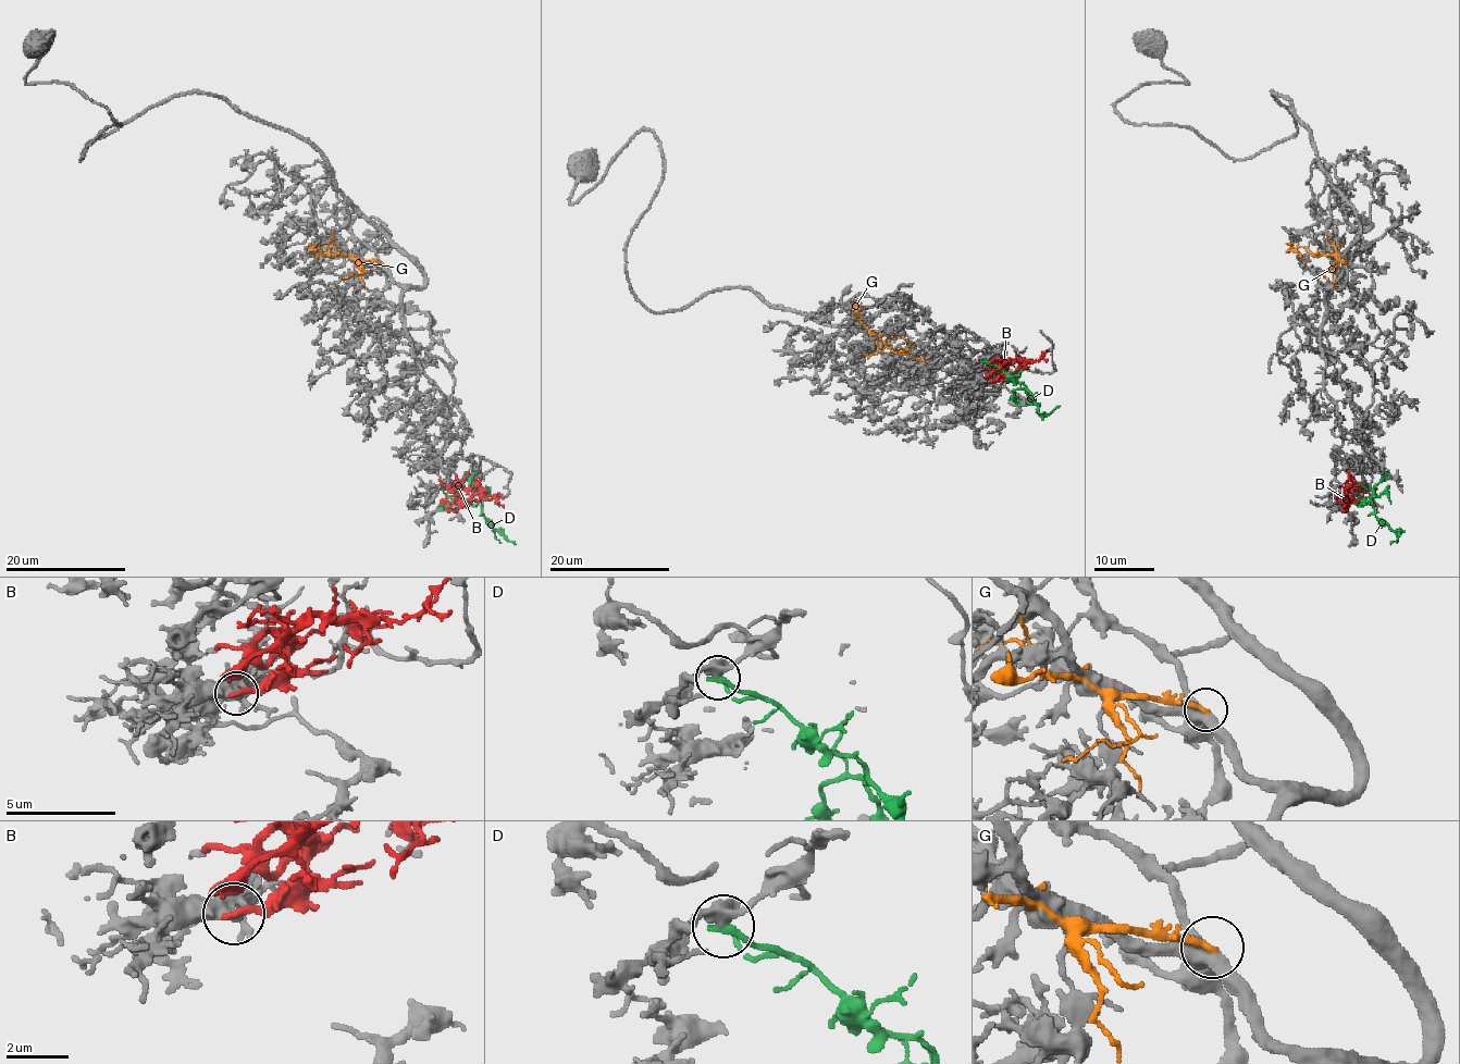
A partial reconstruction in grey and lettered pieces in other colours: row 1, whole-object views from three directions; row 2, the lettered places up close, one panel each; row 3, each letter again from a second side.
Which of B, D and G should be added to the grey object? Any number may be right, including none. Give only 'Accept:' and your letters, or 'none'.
Accept: B

